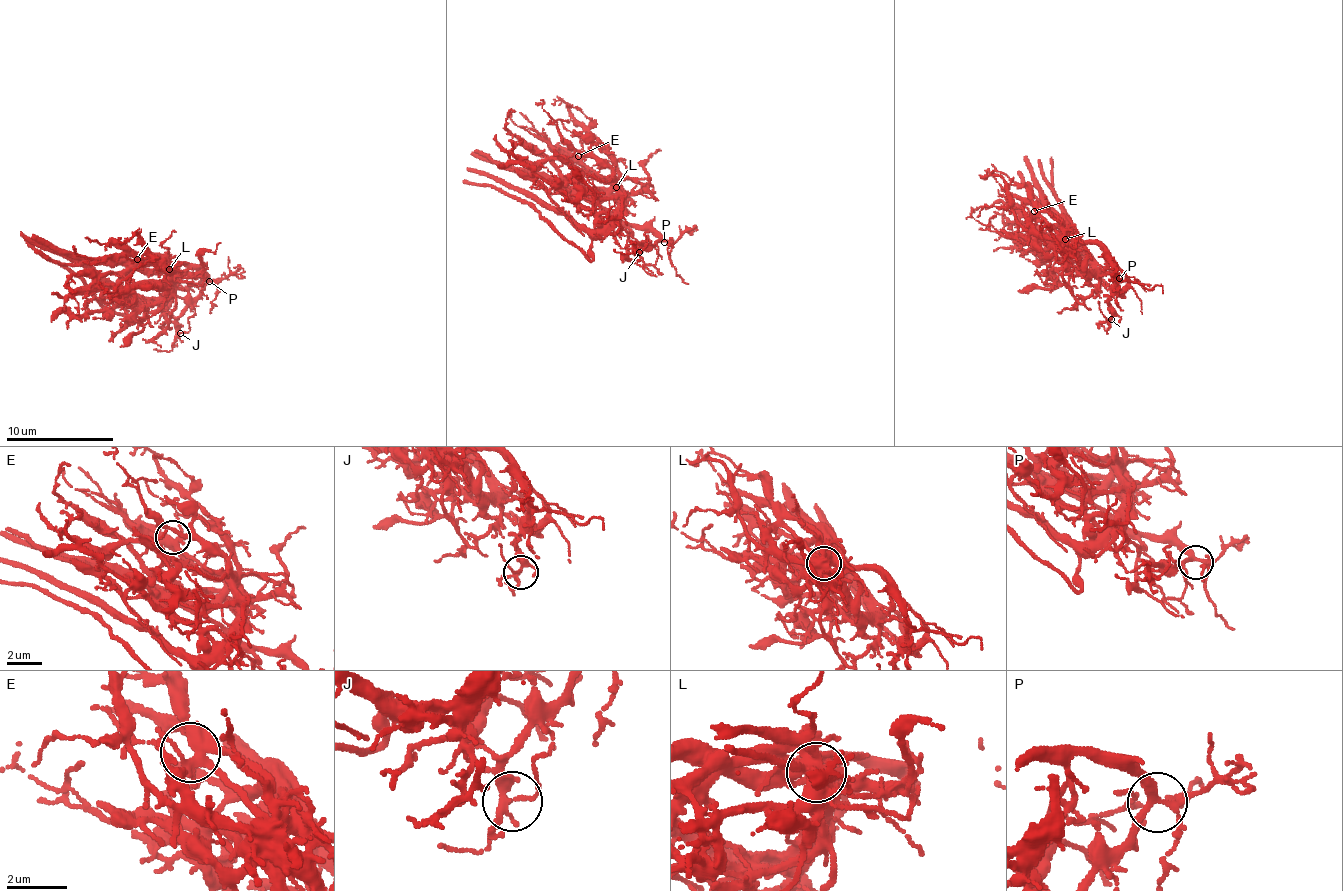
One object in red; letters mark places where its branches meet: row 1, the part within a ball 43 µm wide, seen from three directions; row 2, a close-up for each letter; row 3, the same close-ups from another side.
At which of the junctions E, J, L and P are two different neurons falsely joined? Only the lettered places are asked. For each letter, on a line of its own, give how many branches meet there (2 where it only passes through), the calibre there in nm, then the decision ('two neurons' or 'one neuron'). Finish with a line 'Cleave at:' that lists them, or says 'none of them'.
E: 5 | 400 nm | one neuron
J: 5 | 200 nm | one neuron
L: 6 | 600 nm | two neurons
P: 5 | 240 nm | one neuron
Cleave at: L

